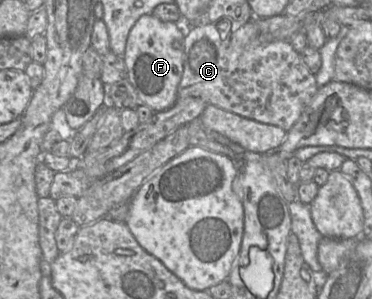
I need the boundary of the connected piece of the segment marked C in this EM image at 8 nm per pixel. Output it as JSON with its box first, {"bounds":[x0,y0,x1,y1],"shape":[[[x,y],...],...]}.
{"bounds":[177,17,318,131],"shape":[[[256,17],[222,37],[208,21],[187,25],[183,73],[177,100],[198,97],[242,117],[278,126],[284,131],[299,119],[318,90],[313,74],[289,40],[261,42]]]}

